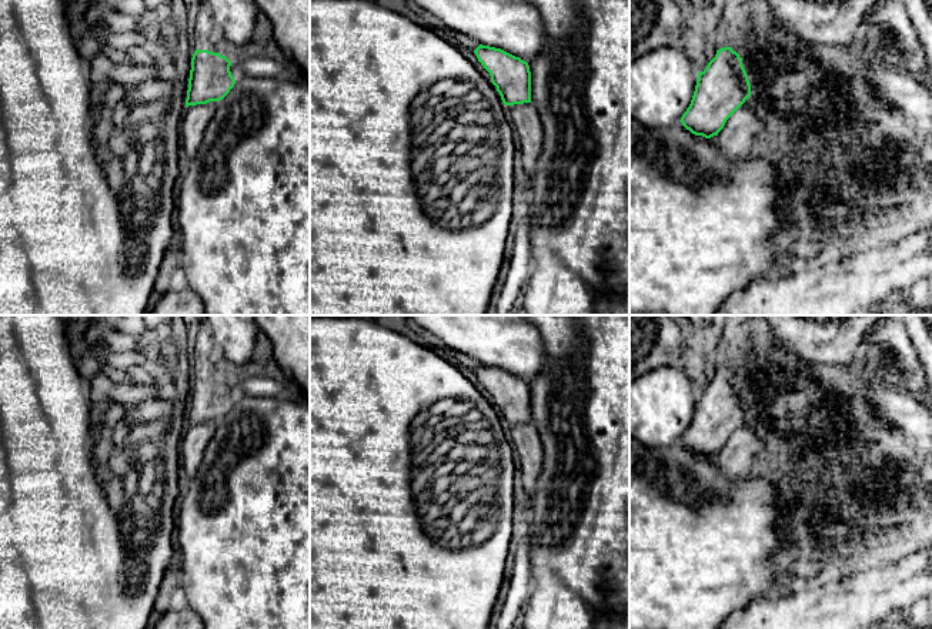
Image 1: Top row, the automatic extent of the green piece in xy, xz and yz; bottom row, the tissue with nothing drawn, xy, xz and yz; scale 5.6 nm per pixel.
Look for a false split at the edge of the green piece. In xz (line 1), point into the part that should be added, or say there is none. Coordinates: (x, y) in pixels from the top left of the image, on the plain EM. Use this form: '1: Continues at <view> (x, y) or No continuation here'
1: No continuation here

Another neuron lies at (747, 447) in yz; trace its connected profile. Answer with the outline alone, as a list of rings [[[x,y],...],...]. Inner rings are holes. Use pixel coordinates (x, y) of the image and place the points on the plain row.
[[[749,415],[726,439],[715,462],[728,479],[734,481],[744,476],[754,465],[761,462],[765,454],[766,442],[761,432],[759,421]]]

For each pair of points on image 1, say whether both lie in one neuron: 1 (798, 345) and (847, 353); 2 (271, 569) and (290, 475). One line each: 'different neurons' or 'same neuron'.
1: same neuron
2: same neuron

